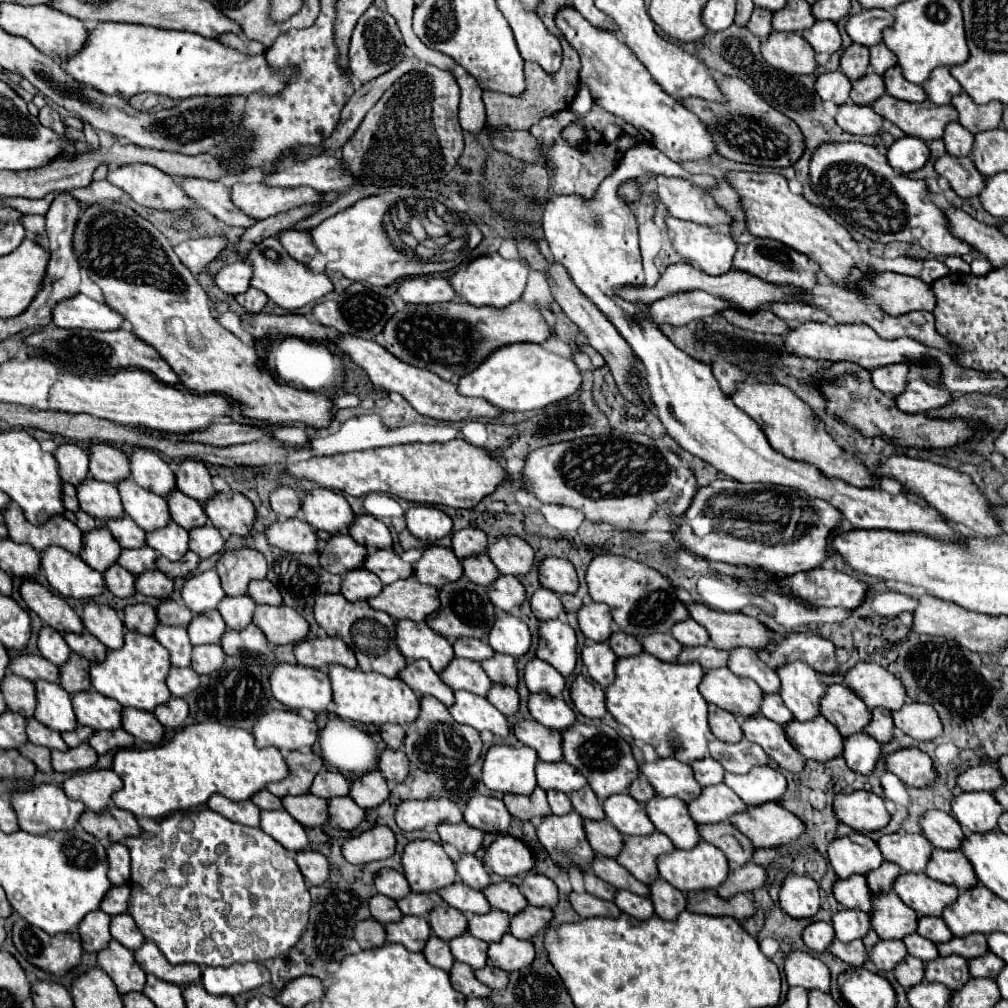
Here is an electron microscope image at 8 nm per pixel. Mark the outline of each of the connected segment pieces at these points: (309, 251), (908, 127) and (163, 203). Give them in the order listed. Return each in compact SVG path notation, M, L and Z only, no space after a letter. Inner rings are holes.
M297 229L281 231L281 233L277 233L277 239L285 247L285 251L289 251L289 255L299 263L309 263L313 259L313 255L317 253L315 245L311 243L309 233L305 235L305 231L297 231Z
M883 95L871 107L883 119L903 129L905 135L913 135L923 141L941 139L945 127L959 119L957 109L953 109L953 105L933 105L931 101L923 103L905 103L901 99L897 103L895 101L897 99L893 99L891 95Z
M123 165L107 173L107 181L123 189L143 207L191 211L195 205L173 177L161 173L151 165Z

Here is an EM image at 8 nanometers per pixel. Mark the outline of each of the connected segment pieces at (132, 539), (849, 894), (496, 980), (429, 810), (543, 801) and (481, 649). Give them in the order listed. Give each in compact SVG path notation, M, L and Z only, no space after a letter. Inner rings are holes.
M121 517L121 519L113 519L107 521L109 531L113 533L113 537L119 541L119 545L123 549L141 549L147 545L145 541L145 531L141 527L137 527L131 517Z
M853 875L849 879L839 879L833 887L835 899L847 909L861 909L871 913L873 909L873 893L863 875Z
M485 967L485 969L477 969L475 977L491 987L491 989L505 989L505 985L509 983L509 975L503 969L493 969L493 967Z
M427 799L427 801L403 801L397 807L395 821L403 831L425 829L439 823L461 823L463 811L451 799Z
M541 787L535 789L533 795L529 797L521 797L521 795L505 795L503 797L509 813L515 817L515 819L521 819L521 821L531 821L533 817L547 817L551 815L551 809L549 809L549 803L547 803L547 795Z
M457 639L453 643L453 651L455 651L455 657L465 657L471 661L485 661L485 659L493 657L493 653L495 653L481 639Z

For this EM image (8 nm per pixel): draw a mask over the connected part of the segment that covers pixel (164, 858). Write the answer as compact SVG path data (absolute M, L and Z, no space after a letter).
M201 809L201 811L181 811L173 813L171 817L163 819L159 823L157 833L147 833L143 831L139 837L131 837L125 841L127 849L131 851L131 901L129 901L129 915L135 919L137 927L145 935L145 939L153 941L161 953L167 957L169 963L181 965L181 963L197 963L201 967L229 967L235 963L245 963L245 961L267 961L275 957L287 955L297 941L303 937L307 923L309 923L309 909L311 909L311 895L309 887L305 883L305 877L297 869L295 855L293 851L285 849L281 843L271 839L265 831L255 829L255 827L245 827L239 823L229 823L223 815L211 811L211 809Z

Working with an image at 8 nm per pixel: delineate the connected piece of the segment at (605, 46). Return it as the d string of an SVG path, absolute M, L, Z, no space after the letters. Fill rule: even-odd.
M571 5L557 13L555 23L563 37L569 41L569 45L579 53L579 79L583 85L587 85L593 101L599 107L625 119L637 131L645 131L647 135L643 137L649 139L651 145L657 145L657 149L665 153L671 161L699 161L715 153L713 139L707 133L705 125L691 111L687 111L681 105L681 101L661 91L661 87L653 81L645 65L631 53L627 45L619 41L619 37L613 31L597 29Z

